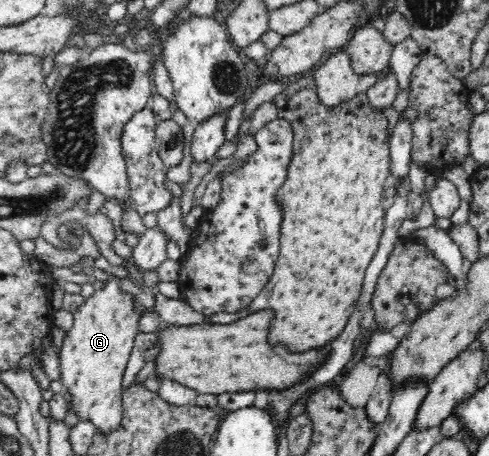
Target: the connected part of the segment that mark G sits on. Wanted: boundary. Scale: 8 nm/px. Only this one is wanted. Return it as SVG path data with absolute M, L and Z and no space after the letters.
M111 275L102 289L94 290L89 298L74 309L73 325L59 349L60 382L70 393L71 407L80 420L90 420L95 431L103 435L120 427L122 417L122 381L131 355L136 334L140 333L140 313L134 308L134 294L120 288L120 278Z

